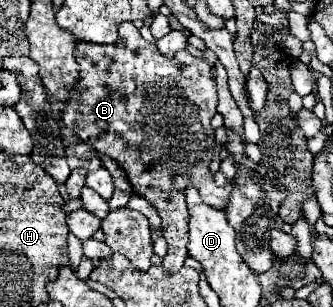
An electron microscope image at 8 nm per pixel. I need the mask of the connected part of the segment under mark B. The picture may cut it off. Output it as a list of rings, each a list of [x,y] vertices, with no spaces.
[[[133,23],[119,25],[119,39],[113,45],[95,45],[87,41],[77,41],[75,59],[79,63],[79,81],[75,91],[69,93],[69,101],[61,109],[61,119],[67,129],[71,129],[81,141],[93,145],[99,155],[107,155],[121,165],[133,191],[145,197],[161,217],[163,237],[167,239],[167,255],[163,257],[163,269],[177,273],[187,259],[187,205],[185,189],[197,187],[203,203],[225,209],[229,205],[229,195],[233,181],[225,187],[217,187],[209,171],[213,157],[215,135],[211,129],[211,117],[217,113],[217,91],[213,65],[203,57],[195,57],[189,51],[179,51],[173,59],[159,53],[157,45],[147,43]]]

